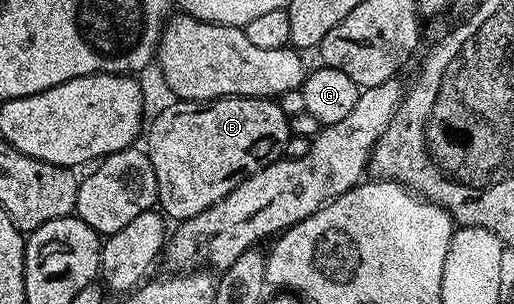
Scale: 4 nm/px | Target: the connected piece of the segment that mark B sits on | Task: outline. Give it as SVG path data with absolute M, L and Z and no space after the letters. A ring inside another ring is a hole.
M216 97L213 101L177 99L172 103L174 105L167 106L150 125L148 122L143 137L144 152L151 159L151 167L155 167L157 205L170 222L180 223L199 215L199 211L207 211L207 207L219 203L223 195L235 191L243 179L285 157L287 141L291 136L290 118L285 116L276 100L268 97Z

